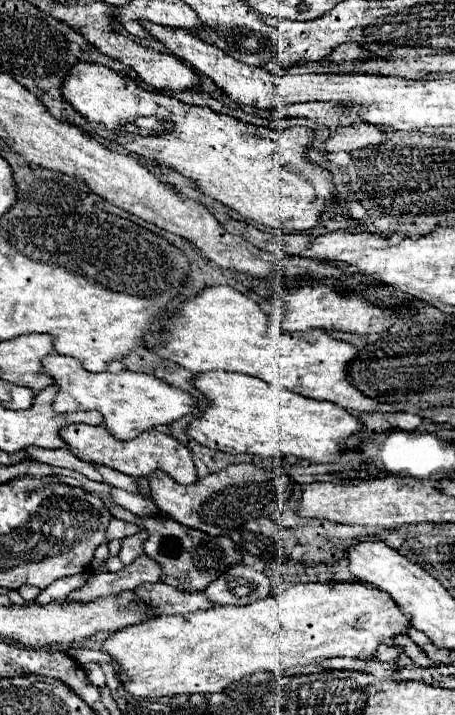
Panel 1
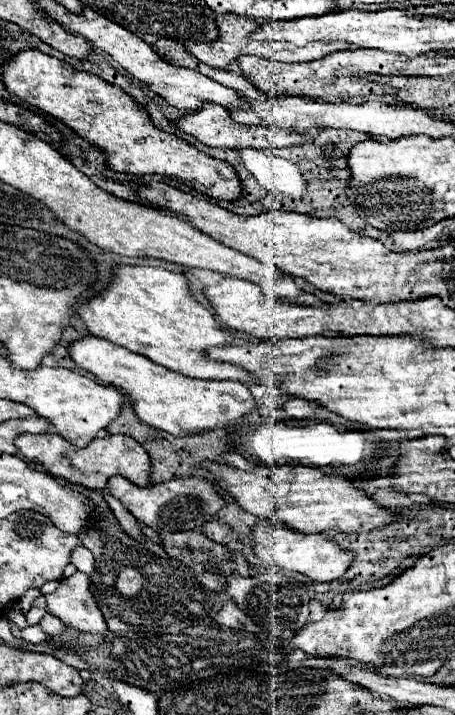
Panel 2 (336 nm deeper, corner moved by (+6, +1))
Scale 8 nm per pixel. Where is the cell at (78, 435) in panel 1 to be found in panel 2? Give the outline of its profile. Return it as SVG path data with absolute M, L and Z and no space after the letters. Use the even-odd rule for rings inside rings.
M24 433L24 435L16 437L14 445L18 447L18 455L26 463L38 463L46 469L48 475L52 475L56 479L66 479L66 481L70 481L74 485L82 485L86 489L104 489L112 475L122 475L140 487L150 485L150 457L140 443L136 443L132 437L126 437L126 435L98 437L84 449L78 449L72 443L64 441L60 435L48 435L48 433L28 435L28 433Z

